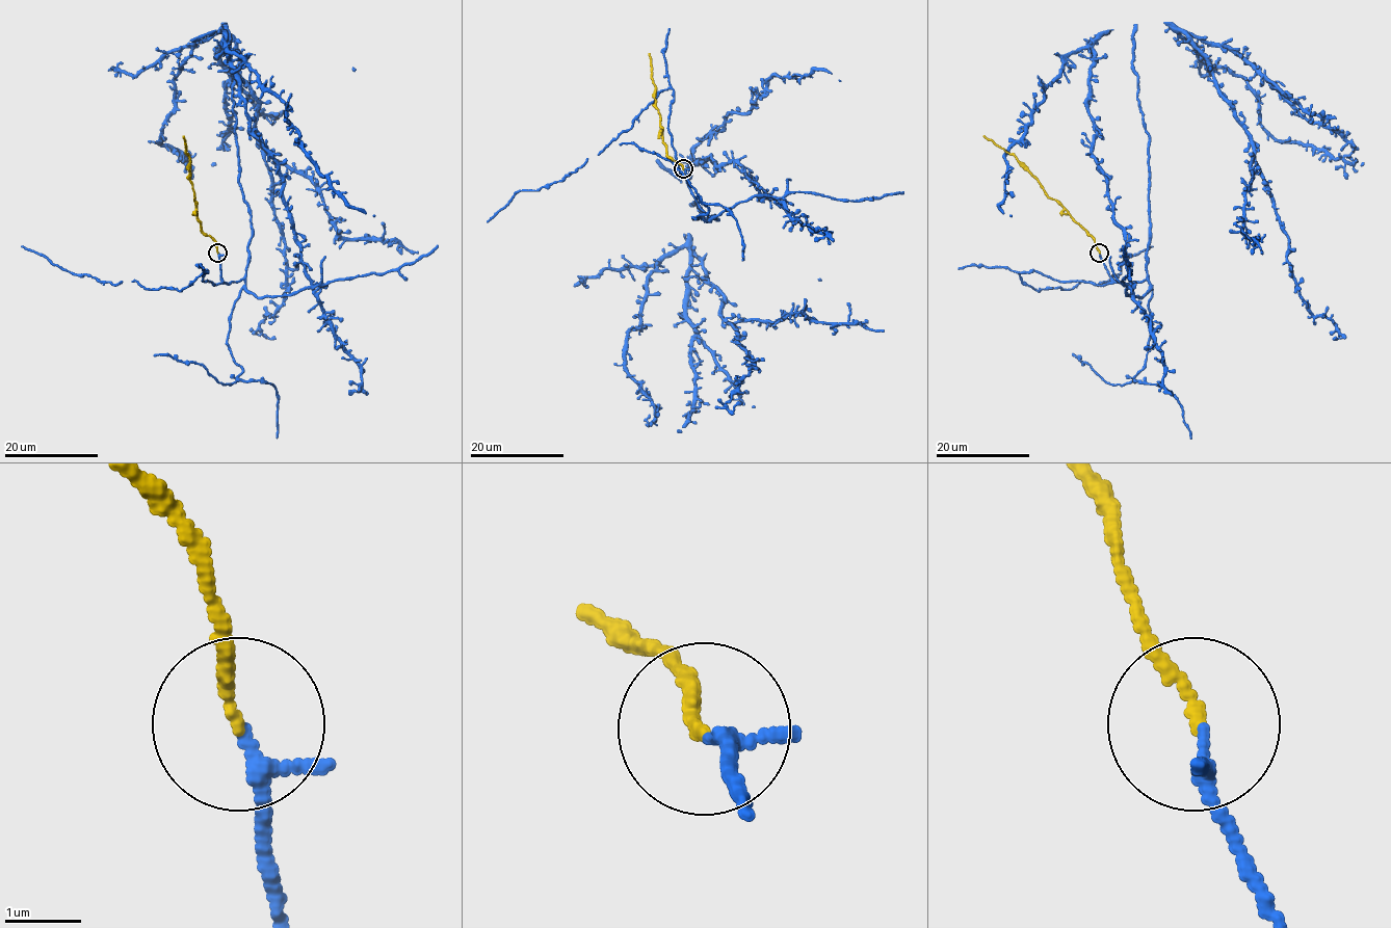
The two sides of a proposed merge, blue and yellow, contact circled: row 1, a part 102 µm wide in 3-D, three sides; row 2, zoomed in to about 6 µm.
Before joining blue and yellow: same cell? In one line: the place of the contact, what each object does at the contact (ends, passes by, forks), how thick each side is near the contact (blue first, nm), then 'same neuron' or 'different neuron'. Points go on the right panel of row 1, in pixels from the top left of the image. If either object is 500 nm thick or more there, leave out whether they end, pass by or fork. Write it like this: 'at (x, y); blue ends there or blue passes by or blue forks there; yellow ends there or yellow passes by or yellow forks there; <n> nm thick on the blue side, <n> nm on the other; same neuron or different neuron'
at (1099, 253); blue passes by; yellow ends there; 140 nm thick on the blue side, 180 nm on the other; same neuron

